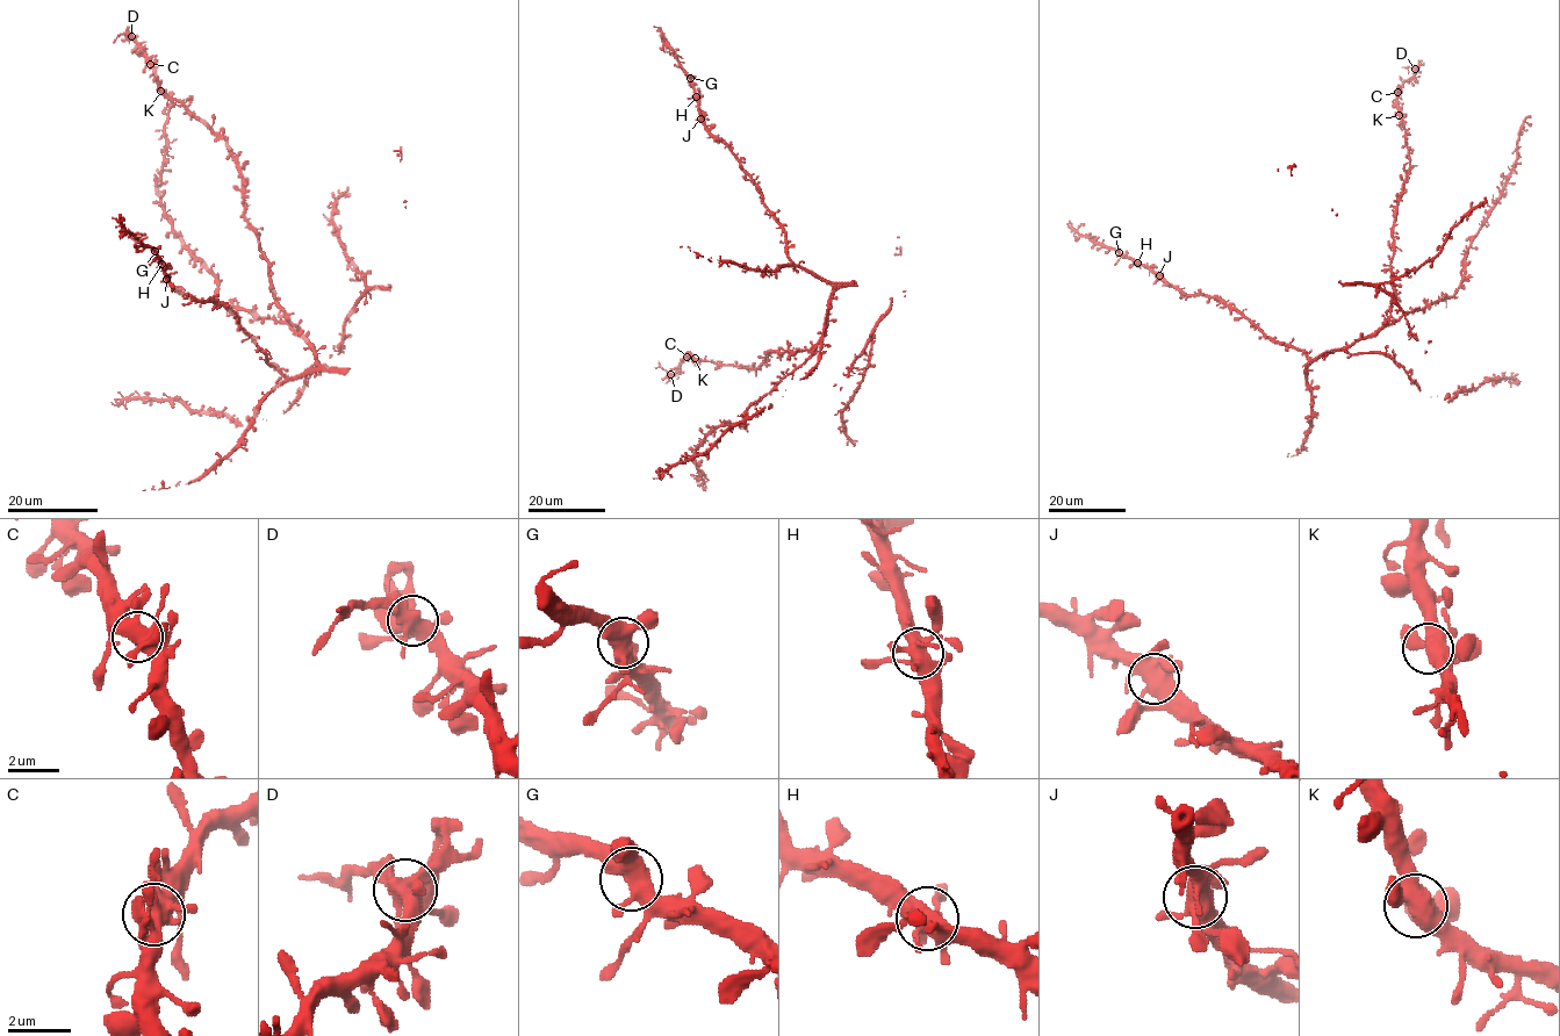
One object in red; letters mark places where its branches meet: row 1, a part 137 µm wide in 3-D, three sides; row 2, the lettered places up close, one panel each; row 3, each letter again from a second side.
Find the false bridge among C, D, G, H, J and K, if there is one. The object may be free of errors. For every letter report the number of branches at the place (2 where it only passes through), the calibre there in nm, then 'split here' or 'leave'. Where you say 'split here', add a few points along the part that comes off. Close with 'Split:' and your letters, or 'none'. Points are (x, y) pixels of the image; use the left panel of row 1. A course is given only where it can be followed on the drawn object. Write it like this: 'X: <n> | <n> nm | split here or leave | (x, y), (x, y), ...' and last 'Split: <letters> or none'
C: 5 | 480 nm | leave
D: 6 | 500 nm | split here | (131, 37), (120, 35), (113, 42)
G: 4 | 500 nm | leave
H: 8 | 460 nm | leave
J: 7 | 480 nm | leave
K: 6 | 500 nm | leave
Split: D

